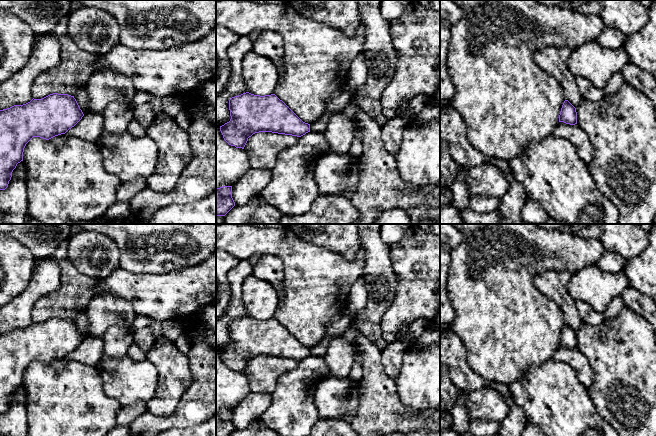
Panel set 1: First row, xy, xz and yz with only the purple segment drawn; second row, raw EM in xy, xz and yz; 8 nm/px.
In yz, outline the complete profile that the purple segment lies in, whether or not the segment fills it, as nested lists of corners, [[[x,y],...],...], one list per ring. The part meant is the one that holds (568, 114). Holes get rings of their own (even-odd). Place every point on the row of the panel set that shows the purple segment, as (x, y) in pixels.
[[[565,100],[562,105],[559,122],[564,122],[570,125],[577,124],[576,108],[568,100]]]

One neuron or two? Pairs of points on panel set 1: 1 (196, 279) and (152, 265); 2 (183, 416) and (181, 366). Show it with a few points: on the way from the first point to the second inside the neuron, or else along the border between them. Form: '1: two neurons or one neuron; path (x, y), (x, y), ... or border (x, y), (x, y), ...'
1: two neurons; border (195, 265), (184, 267), (180, 270), (149, 273)
2: two neurons; border (191, 373), (191, 385), (182, 395), (173, 414)

